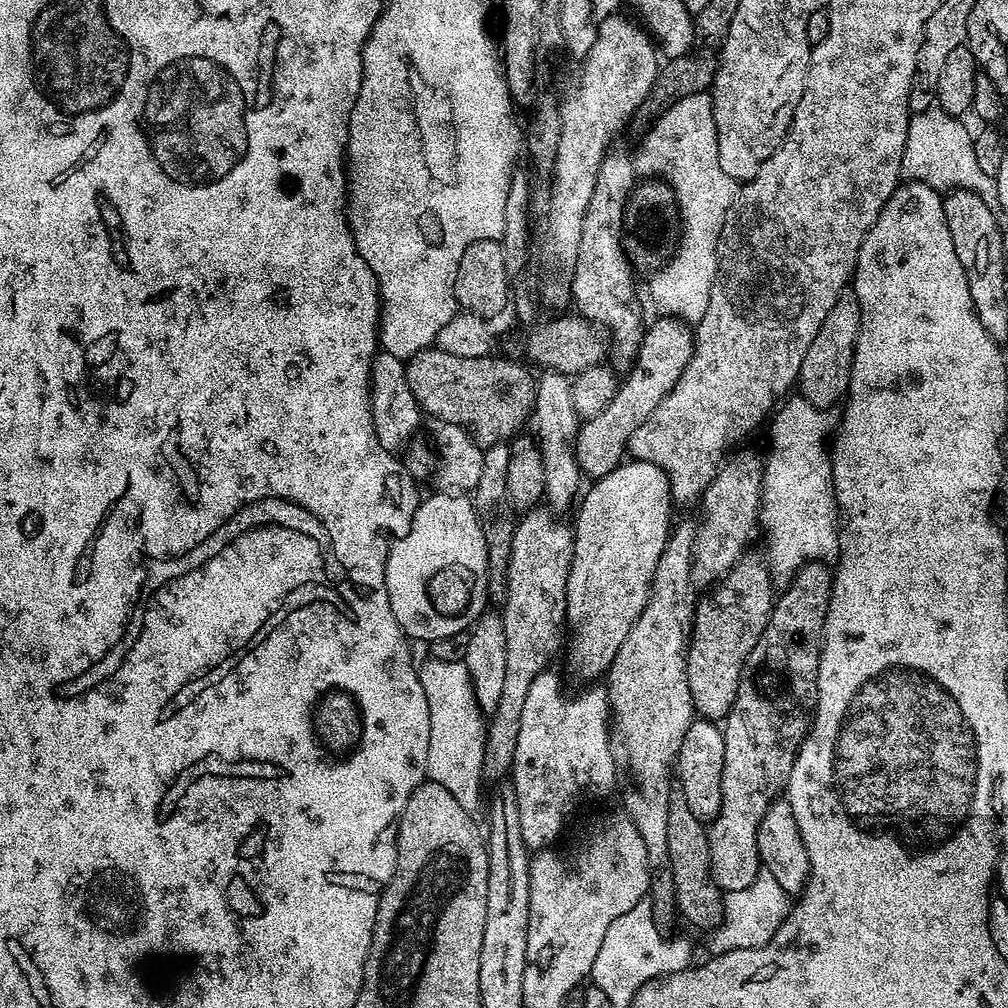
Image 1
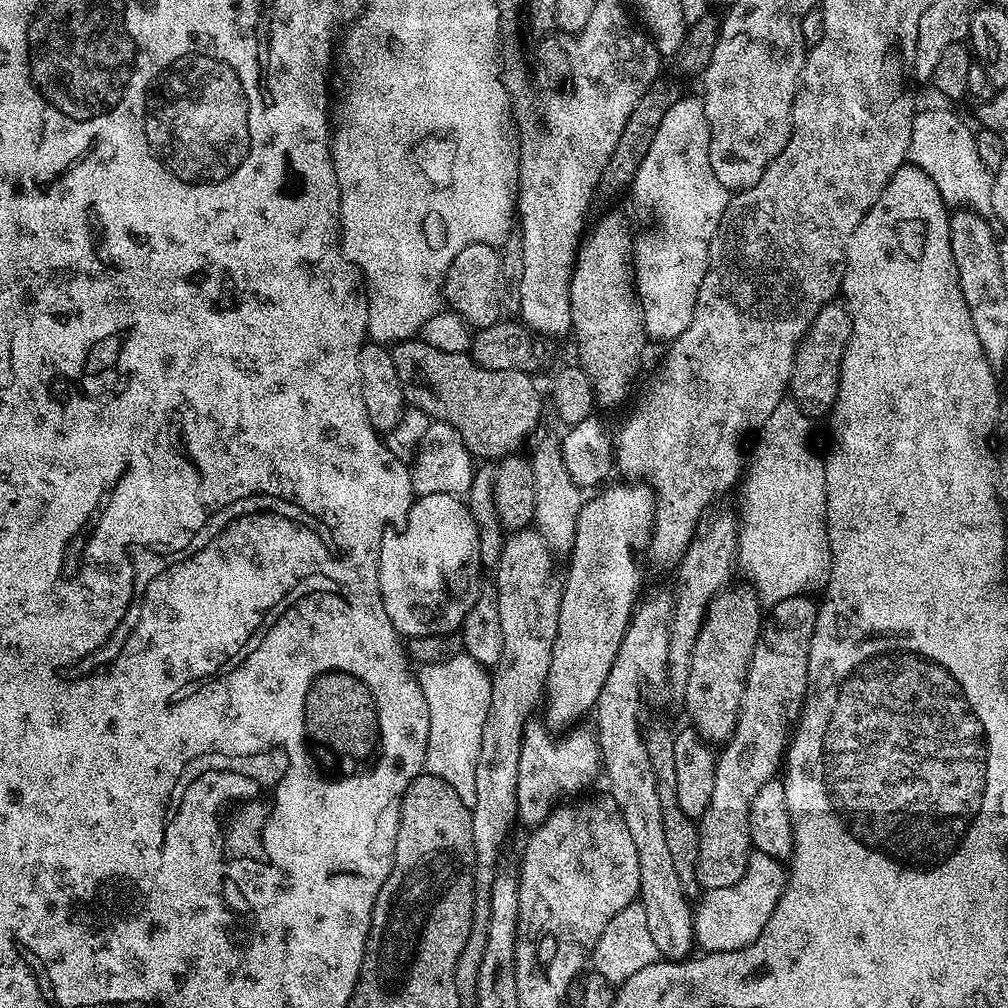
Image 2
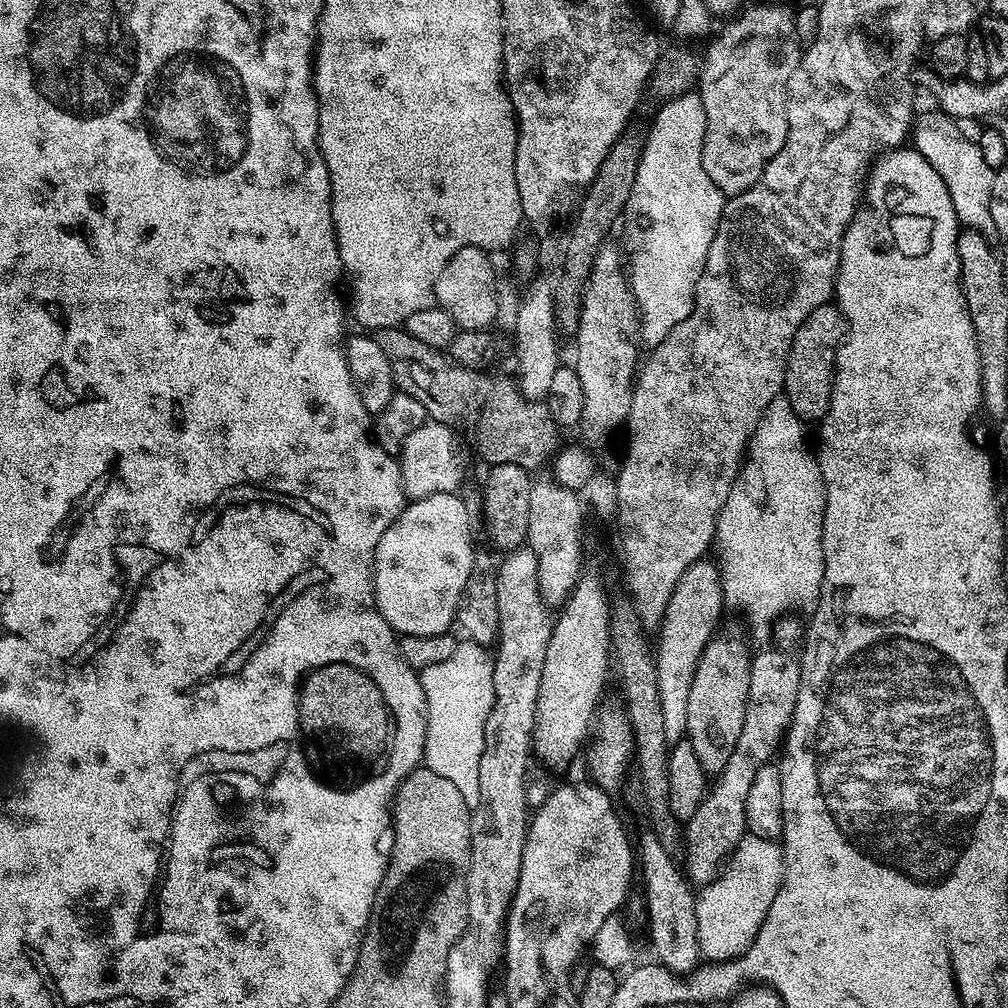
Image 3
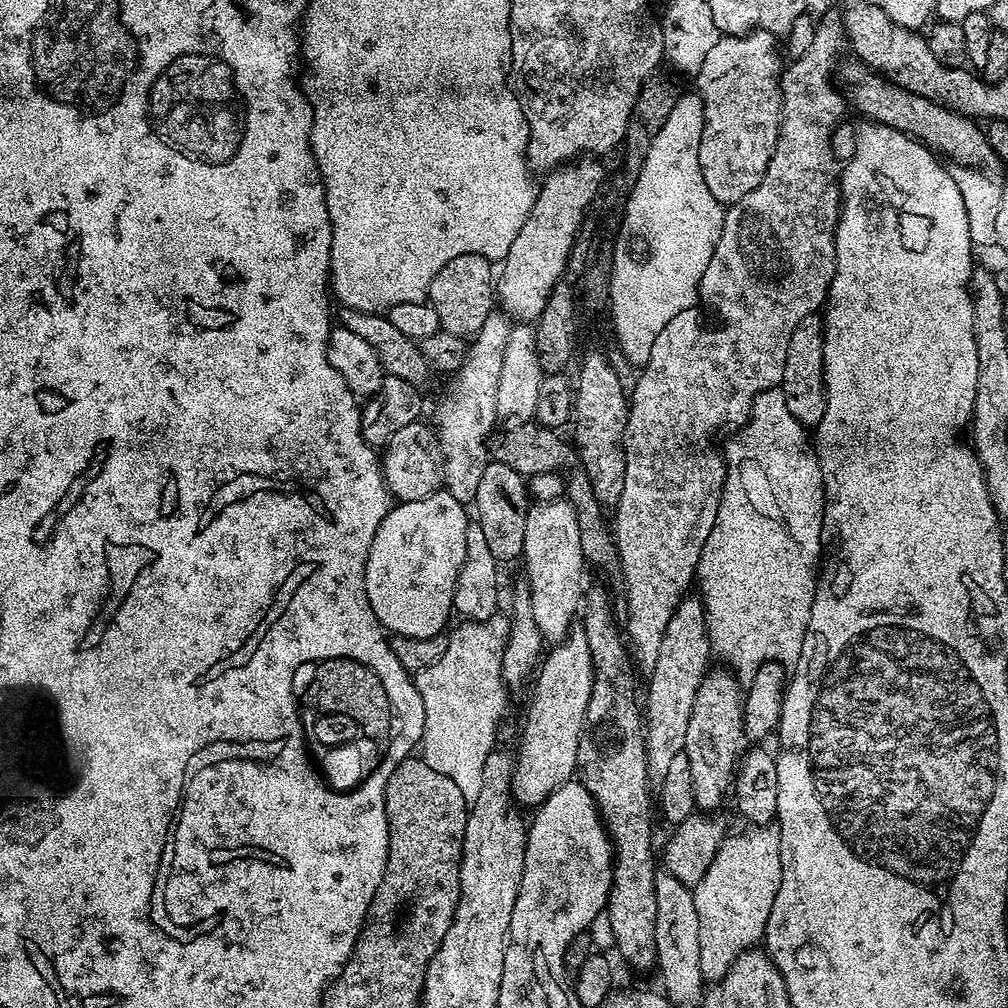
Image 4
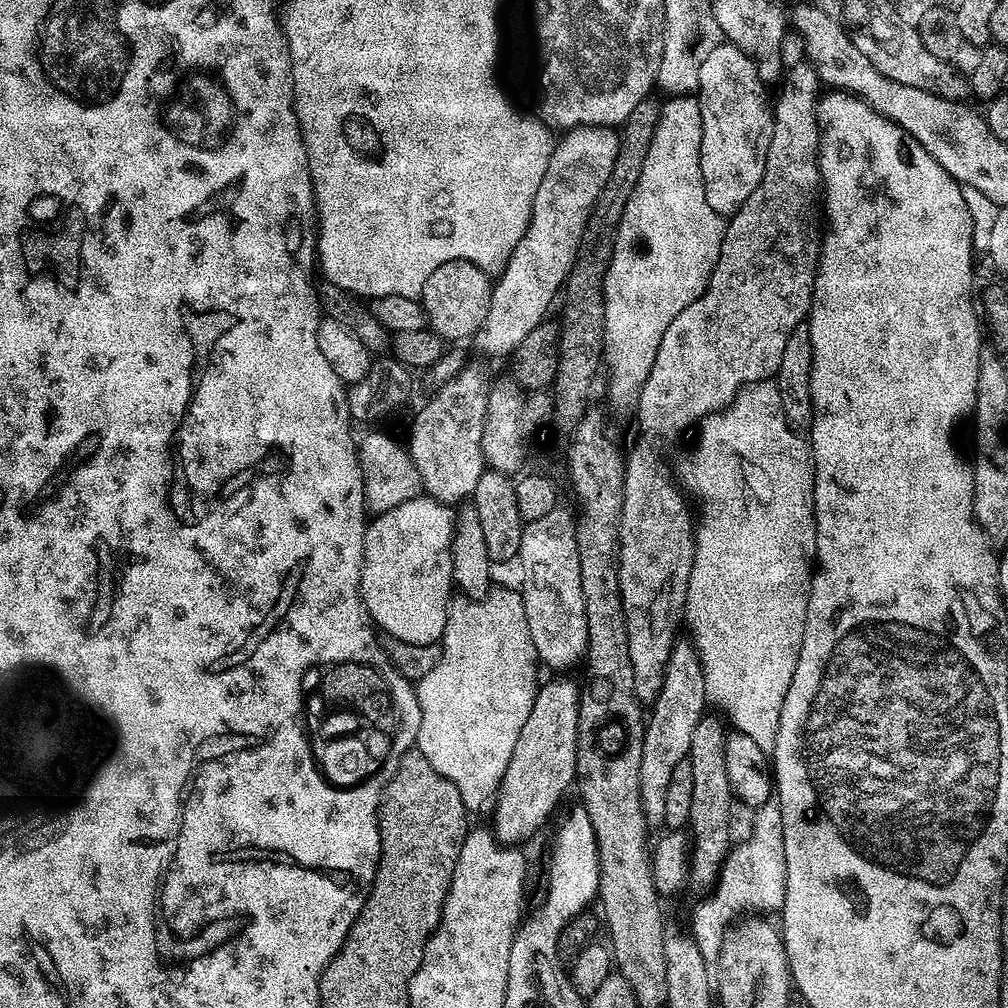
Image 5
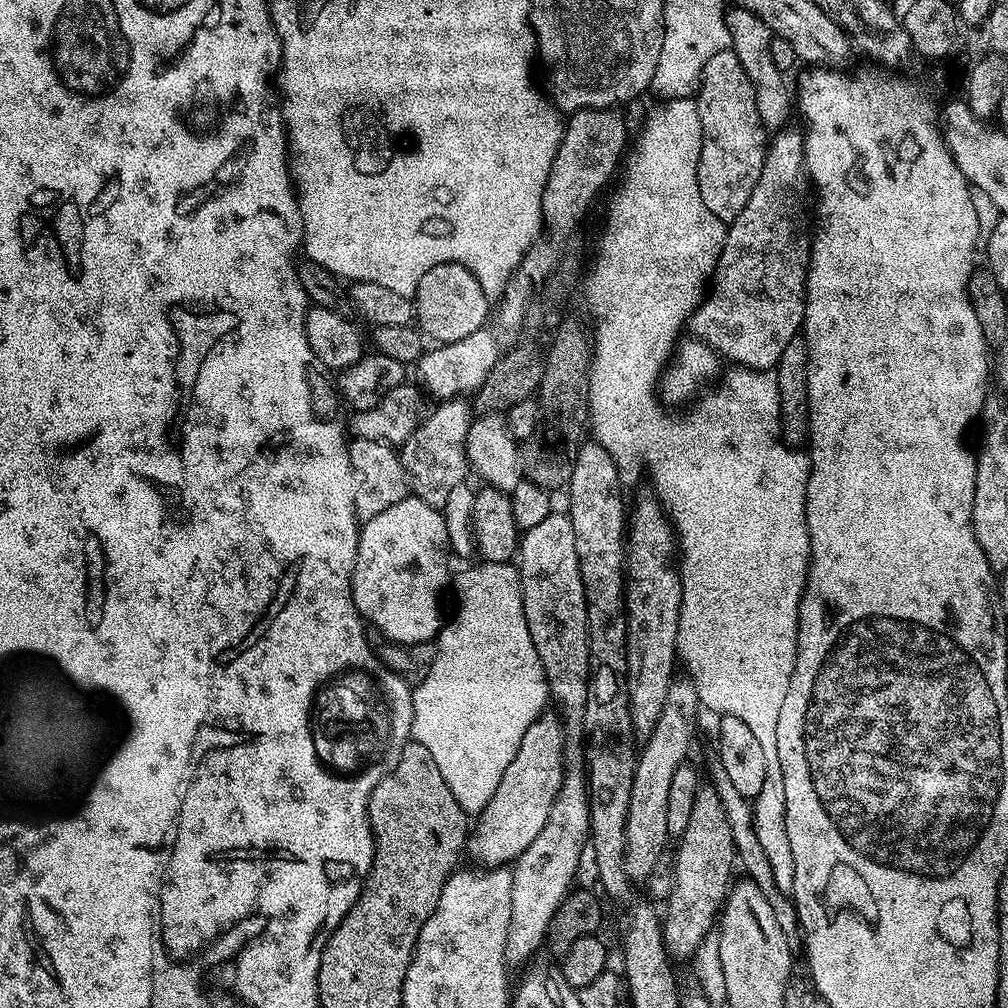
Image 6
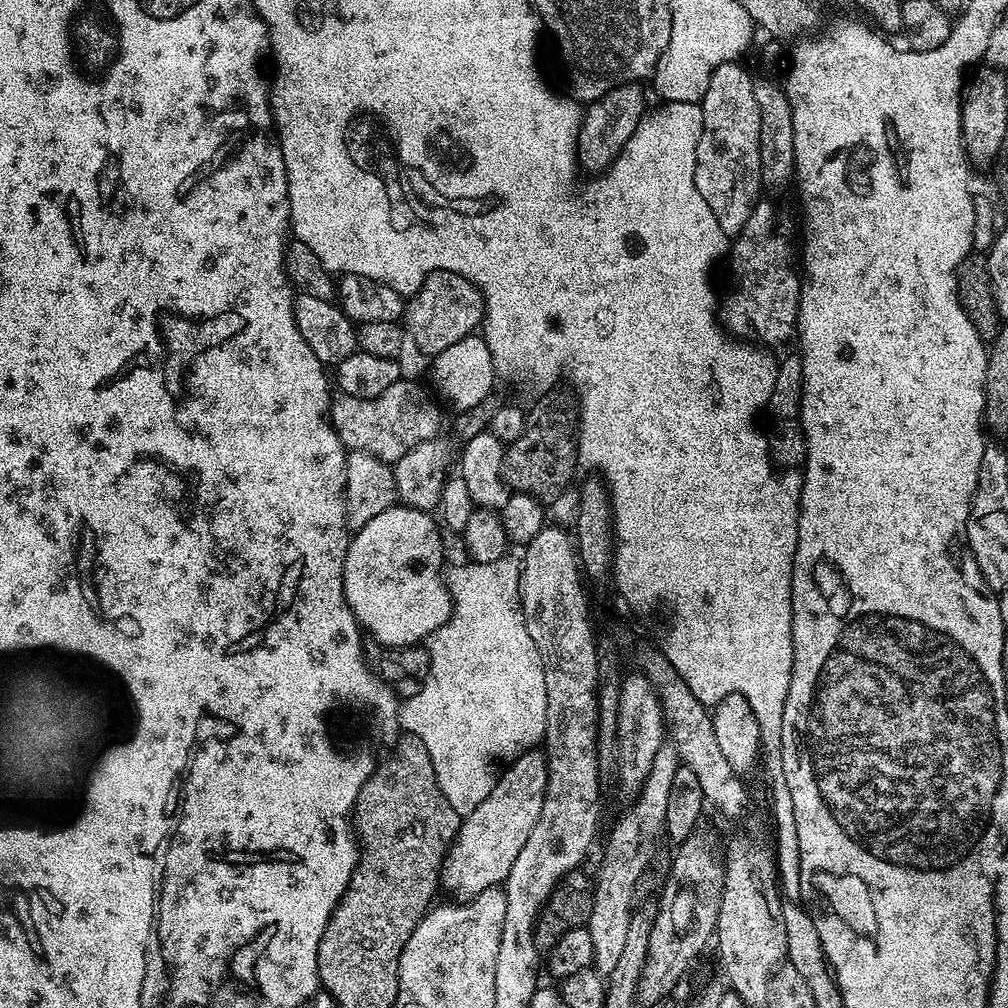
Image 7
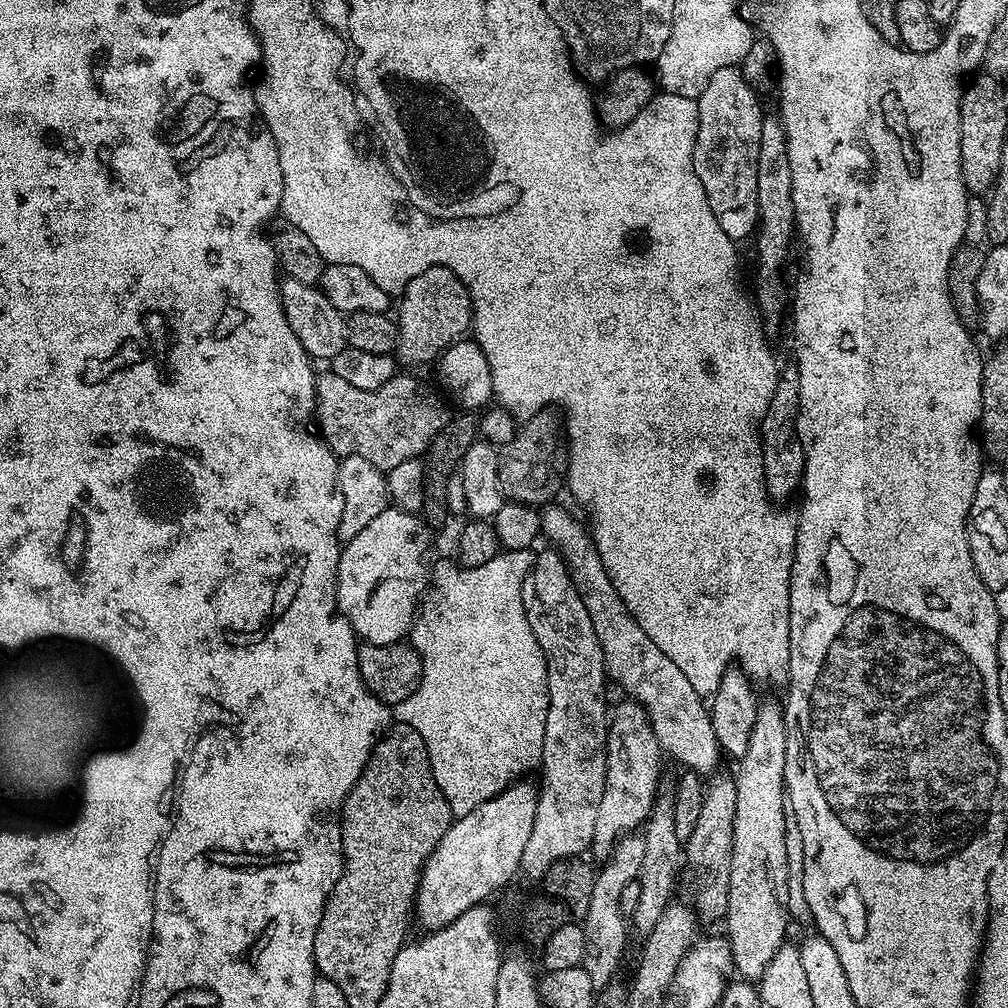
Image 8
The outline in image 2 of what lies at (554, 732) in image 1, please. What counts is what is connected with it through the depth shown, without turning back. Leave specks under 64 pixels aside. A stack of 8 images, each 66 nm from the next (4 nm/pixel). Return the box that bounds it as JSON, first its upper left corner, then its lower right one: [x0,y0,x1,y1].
[516,718,602,829]

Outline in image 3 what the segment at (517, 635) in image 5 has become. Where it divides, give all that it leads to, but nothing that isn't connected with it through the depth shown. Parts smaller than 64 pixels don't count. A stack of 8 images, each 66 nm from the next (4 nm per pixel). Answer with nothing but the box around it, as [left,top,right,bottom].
[418,642,494,809]

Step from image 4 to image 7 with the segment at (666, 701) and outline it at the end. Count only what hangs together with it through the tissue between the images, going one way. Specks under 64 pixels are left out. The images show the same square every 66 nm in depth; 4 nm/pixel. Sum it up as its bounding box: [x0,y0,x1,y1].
[586,742,682,978]

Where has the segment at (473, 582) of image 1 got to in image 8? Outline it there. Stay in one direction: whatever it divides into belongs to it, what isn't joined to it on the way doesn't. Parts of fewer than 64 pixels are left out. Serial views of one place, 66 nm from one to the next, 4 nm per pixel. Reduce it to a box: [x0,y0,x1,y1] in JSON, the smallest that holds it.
[336,506,430,644]

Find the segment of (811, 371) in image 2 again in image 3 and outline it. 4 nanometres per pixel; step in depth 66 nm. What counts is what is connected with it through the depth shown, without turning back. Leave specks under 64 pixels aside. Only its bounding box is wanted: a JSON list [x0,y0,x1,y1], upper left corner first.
[783,302,846,422]

